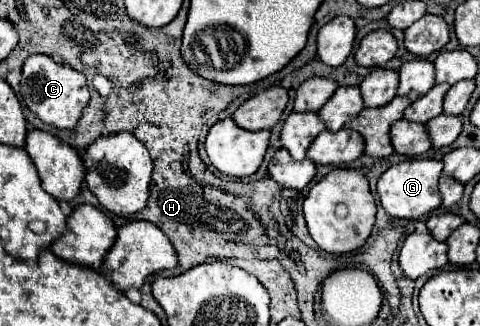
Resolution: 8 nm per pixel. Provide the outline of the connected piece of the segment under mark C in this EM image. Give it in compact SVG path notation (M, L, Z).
M32 54L26 58L26 62L22 66L20 92L22 92L24 106L30 108L40 120L44 120L46 124L52 124L56 128L74 128L76 122L80 120L82 110L86 108L86 104L90 100L84 74L74 68L54 62L46 54Z

